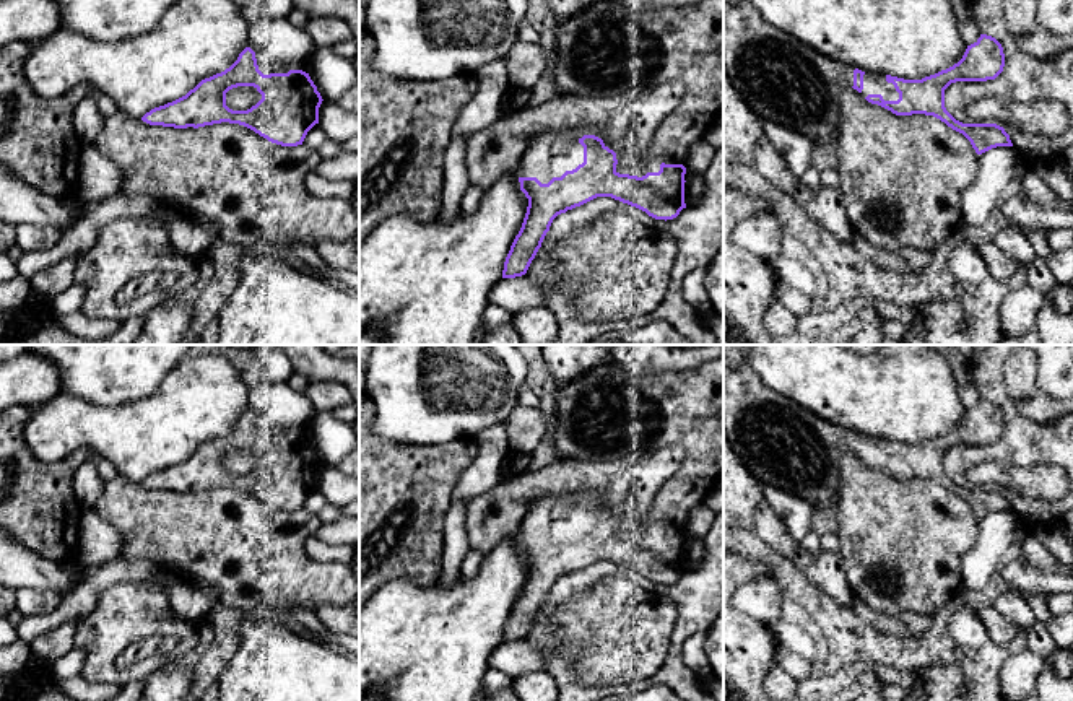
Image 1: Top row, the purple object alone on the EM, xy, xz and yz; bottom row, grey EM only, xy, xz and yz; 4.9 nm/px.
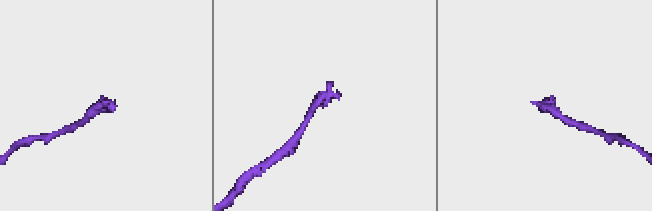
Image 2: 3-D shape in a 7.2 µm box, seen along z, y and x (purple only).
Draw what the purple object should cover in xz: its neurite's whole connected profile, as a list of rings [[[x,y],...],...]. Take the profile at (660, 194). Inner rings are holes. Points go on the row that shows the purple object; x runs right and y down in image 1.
[[[598,0],[558,21],[554,85],[561,94],[608,96],[680,80],[686,94],[658,125],[637,176],[616,171],[616,153],[602,138],[582,132],[545,133],[532,140],[517,172],[528,198],[519,234],[504,262],[502,278],[527,273],[553,220],[597,197],[611,197],[655,220],[673,220],[684,203],[688,150],[704,140],[723,111],[723,0],[694,7],[632,10],[618,0]]]

